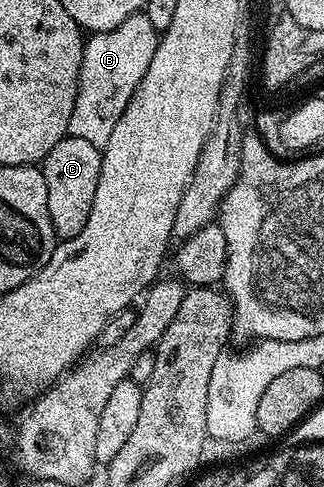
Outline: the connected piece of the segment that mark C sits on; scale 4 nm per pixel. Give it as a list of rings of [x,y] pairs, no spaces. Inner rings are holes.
[[[74,135],[64,137],[57,143],[57,147],[53,147],[53,151],[49,151],[49,155],[43,158],[41,168],[45,175],[45,187],[47,188],[47,210],[59,241],[73,240],[85,227],[89,219],[93,195],[97,191],[97,179],[101,175],[102,162],[103,155],[100,146],[92,138]]]

